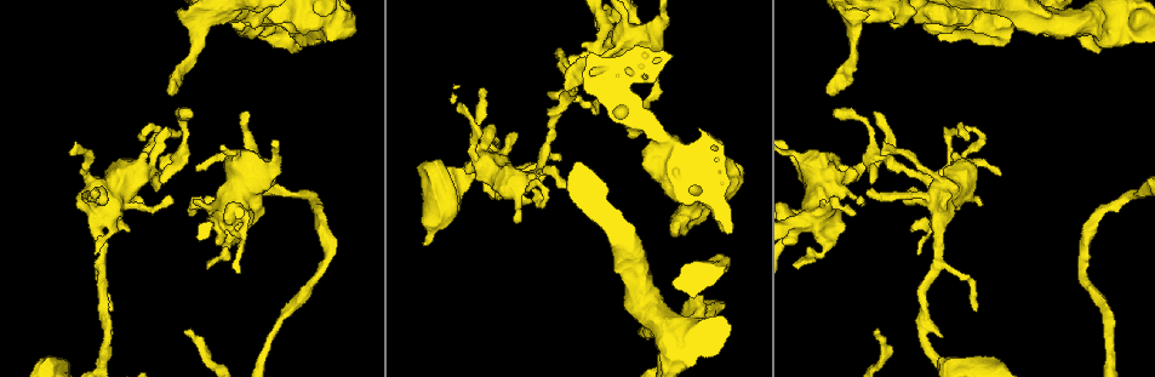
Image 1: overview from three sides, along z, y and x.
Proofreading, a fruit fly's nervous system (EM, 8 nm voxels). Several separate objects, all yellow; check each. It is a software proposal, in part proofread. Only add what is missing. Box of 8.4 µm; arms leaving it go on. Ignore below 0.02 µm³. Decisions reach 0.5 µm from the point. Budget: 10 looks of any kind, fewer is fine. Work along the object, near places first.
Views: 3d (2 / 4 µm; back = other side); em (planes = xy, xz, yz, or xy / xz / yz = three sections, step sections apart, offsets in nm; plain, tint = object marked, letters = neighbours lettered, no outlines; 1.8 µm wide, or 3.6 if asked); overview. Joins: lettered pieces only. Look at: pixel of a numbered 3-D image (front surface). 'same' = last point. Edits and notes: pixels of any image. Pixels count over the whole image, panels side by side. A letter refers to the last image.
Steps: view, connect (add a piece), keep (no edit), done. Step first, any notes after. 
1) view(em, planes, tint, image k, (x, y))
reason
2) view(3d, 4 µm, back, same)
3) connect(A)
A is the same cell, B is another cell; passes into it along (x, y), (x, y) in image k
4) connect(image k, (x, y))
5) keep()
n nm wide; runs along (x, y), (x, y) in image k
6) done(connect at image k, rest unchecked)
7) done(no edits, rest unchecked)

view(3d, 4 µm, image 1, (869, 180))
branch stops here

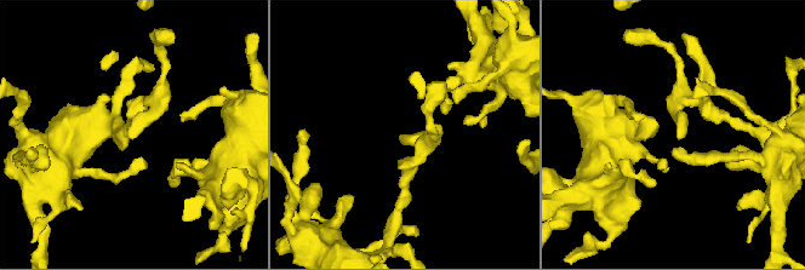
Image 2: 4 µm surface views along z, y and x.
view(em, xy, step 8, tint, image 2, (679, 132))

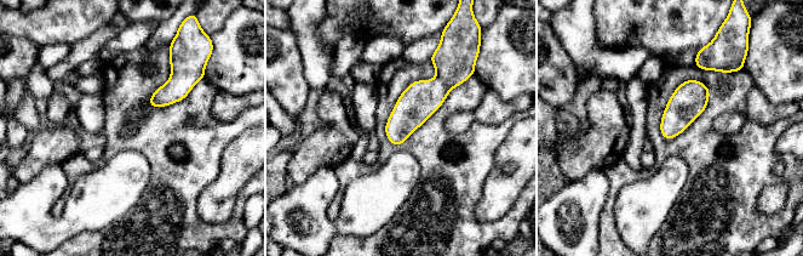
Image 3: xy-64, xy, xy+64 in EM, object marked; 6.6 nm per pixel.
view(em, planes, letters, same)
cut it another way

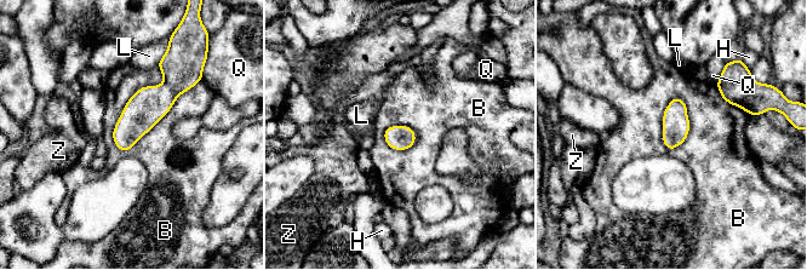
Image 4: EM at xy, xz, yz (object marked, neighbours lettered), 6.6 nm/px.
keep()
160 nm wide; B, H, L, Q and Z are other cells; border along (196, 84), (127, 150), (114, 144) in image 4; none of them fits

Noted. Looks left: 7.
view(em, planes, letters, image 1, (919, 255))
free end

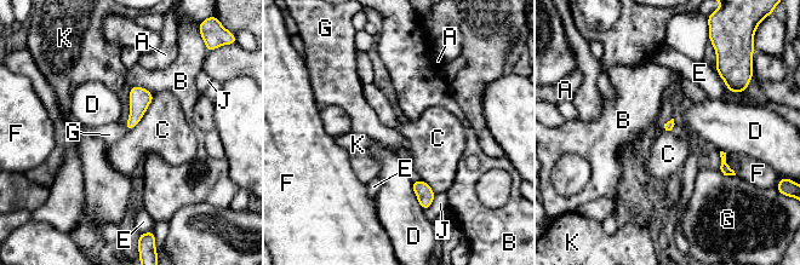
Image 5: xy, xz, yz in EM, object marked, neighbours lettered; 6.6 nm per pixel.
keep()
A, B, C, D, E, F, G, J and K are other cells; border along (718, 168), (724, 174), (735, 176) in image 5; none of them fits

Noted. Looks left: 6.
view(3d, 4 µm, image 1, (812, 209))
sudden change in width

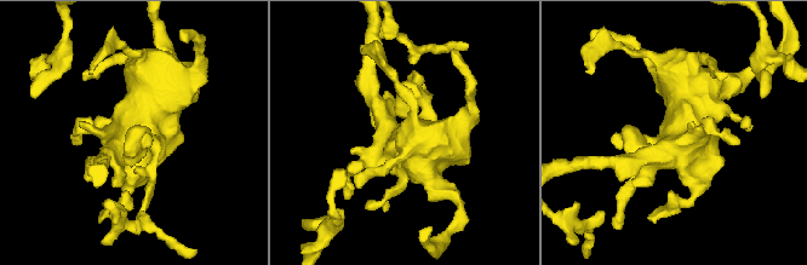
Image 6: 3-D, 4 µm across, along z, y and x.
view(em, 3.6 µm, planes, letters, image 6, (675, 134))

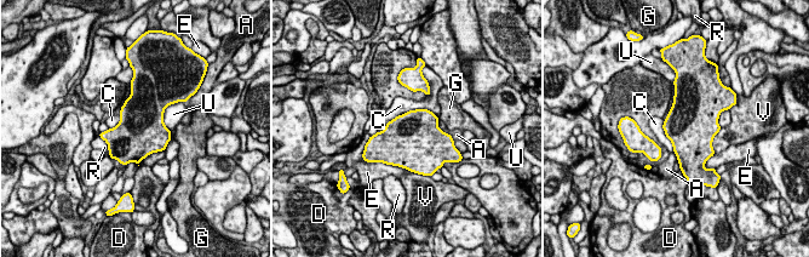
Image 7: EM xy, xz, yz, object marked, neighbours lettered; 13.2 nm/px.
keep()
A, C, D, E, G, R, U and V are other cells; border along (437, 116), (409, 109), (378, 131) in image 7; none of them fits

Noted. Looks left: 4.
view(3d, 4 µm, back, image 1, (142, 141))
free end

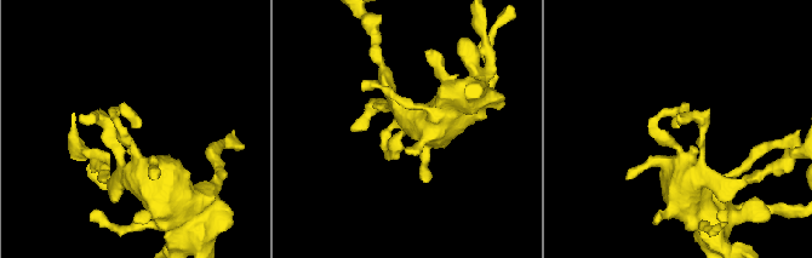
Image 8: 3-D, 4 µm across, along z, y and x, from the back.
view(em, planes, letters, image 8, (140, 126))

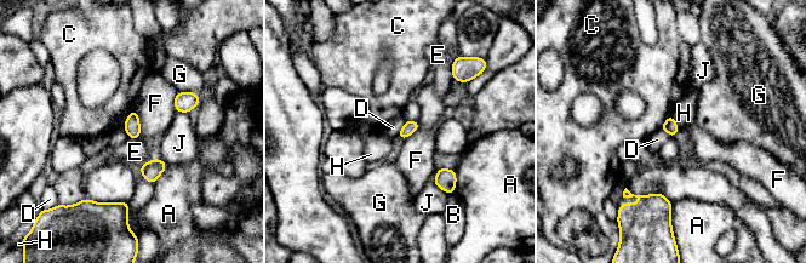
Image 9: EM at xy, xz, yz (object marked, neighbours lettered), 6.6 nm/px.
keep()
80 nm wide; A, B, C, D, E, F, G, H and J are other cells; none of them fits

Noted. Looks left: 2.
done(no edits, rest unchecked)

